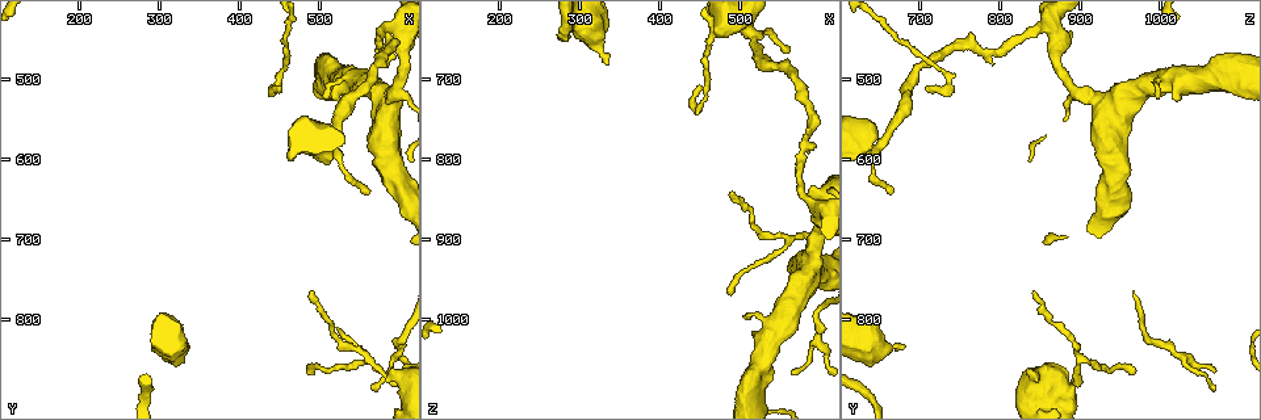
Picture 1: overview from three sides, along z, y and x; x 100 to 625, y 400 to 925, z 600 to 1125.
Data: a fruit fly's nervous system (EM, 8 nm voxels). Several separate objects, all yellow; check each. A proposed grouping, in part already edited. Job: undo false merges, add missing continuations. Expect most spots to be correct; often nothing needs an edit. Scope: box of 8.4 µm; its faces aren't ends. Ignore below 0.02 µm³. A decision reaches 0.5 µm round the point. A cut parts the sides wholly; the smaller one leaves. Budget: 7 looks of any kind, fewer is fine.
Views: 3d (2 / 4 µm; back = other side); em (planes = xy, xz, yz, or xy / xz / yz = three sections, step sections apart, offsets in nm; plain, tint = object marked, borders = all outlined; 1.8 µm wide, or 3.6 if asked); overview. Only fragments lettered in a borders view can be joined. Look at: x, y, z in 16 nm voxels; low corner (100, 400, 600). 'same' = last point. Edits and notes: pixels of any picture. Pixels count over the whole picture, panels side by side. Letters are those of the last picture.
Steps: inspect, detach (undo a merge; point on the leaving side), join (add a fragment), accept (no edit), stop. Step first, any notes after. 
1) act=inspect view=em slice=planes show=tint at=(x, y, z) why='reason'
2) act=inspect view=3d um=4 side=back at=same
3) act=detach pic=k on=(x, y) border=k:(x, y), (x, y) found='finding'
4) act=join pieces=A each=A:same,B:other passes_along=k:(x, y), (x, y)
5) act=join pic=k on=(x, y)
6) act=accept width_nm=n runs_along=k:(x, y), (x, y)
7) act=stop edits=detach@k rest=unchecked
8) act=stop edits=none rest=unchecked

act=inspect view=em slice=planes show=borders at=(490, 765, 845) why='free end'

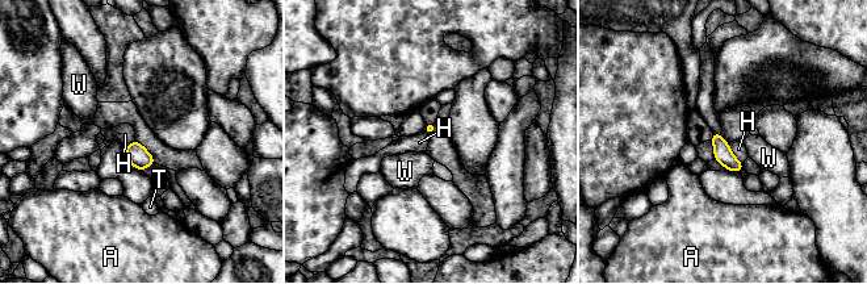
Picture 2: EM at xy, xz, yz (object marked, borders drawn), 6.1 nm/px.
act=accept longest_contact=H:150nm each=A:other,H:other,T:other,W:other border=2:(728, 143), (733, 155), (741, 163) found='none of them fits'

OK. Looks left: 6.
act=inspect view=em um=3.6 slice=planes show=plain at=(595, 880, 895) why='sudden change in width'

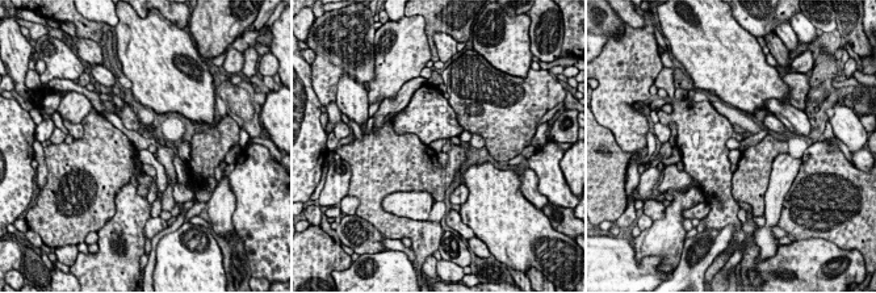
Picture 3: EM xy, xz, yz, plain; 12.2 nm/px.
act=inspect view=em um=3.6 slice=planes show=borders at=same

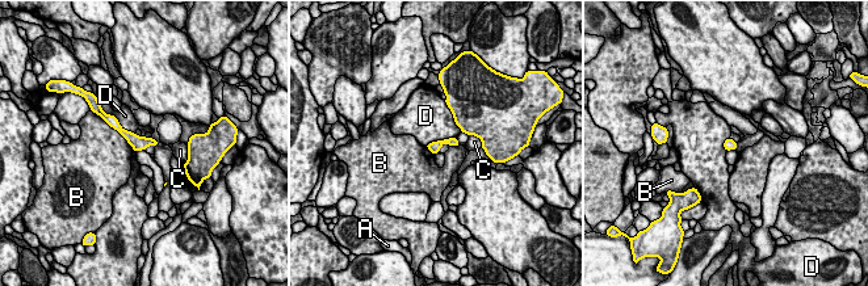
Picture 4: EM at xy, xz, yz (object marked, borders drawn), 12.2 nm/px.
act=accept each=A:other,B:other,C:other,D:other found='continuous, no second neuron'

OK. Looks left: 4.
act=inspect view=3d um=2 at=(330, 835, 675) why='long arm stops here'

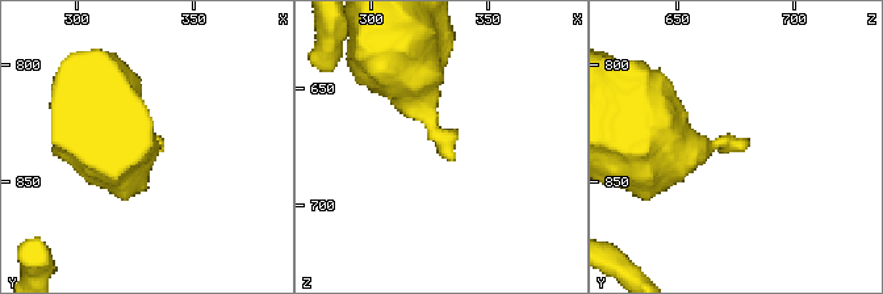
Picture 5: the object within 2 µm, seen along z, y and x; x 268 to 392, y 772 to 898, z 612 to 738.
act=inspect view=em slice=xy step=16 show=tint at=(330, 836, 679) why='now the EM'

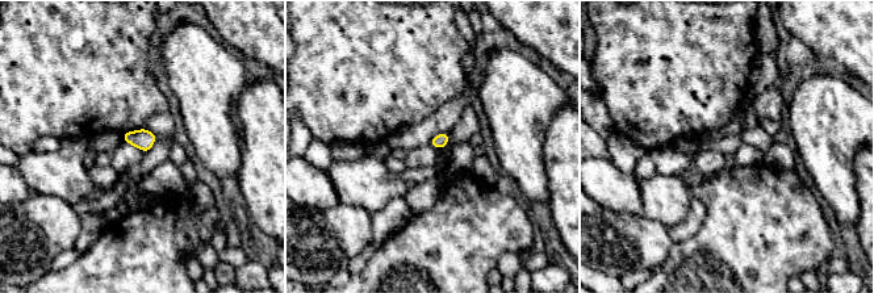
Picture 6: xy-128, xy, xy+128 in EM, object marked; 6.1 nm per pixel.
act=inspect view=em slice=xz step=4 show=borders at=same

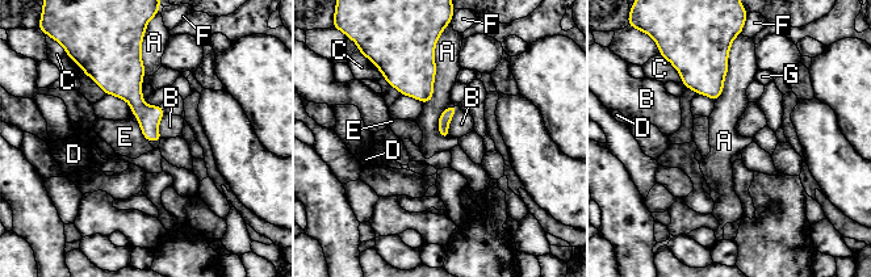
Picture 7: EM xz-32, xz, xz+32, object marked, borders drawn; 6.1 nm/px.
act=accept each=A:other,B:other,C:other,D:other,E:other,F:other,G:other found='no lettered fragment goes on from it'

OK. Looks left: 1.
act=stop edits=none rest=unchecked

